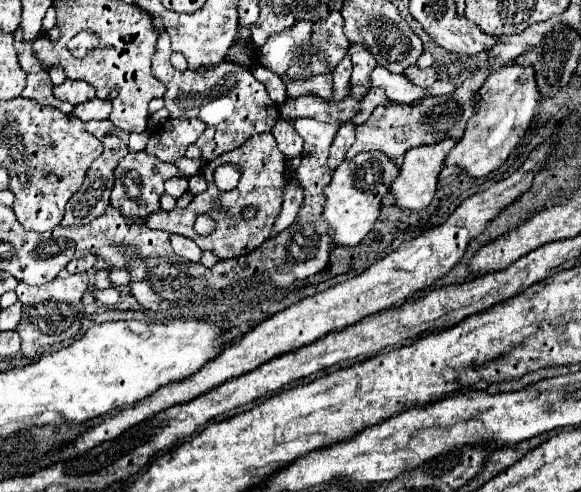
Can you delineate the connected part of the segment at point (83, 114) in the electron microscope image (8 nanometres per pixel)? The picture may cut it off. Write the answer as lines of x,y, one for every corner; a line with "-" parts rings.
92,98
88,102
82,102
74,108
74,116
80,118
82,122
88,122
88,120
108,120
112,112
112,98

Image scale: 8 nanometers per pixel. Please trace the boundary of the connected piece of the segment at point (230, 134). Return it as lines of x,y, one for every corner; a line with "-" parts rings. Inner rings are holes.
162,32
156,44
156,54
152,56
152,74
166,86
164,102
170,118
198,118
208,126
196,142
196,146
202,150
204,162
210,162
216,156
242,146
256,134
270,132
280,118
278,104
270,100
264,84
258,82
250,70
240,68
238,64
222,62
216,68
204,68
204,72
180,72
170,64
170,54
170,38
166,32

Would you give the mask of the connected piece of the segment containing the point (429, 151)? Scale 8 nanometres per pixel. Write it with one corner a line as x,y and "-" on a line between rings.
444,138
442,142
416,146
416,148
410,148
406,152
404,164
400,168
400,174
390,186
390,190
396,196
396,204
400,208
404,208
404,210
422,210
422,208
426,208
432,202
434,192
436,192
436,184
438,184
438,174
440,174
440,170
444,166
444,158
454,148
454,144
456,144
456,140

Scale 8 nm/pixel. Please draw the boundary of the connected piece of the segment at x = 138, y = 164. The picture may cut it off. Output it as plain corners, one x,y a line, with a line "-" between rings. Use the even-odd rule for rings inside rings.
146,152
126,154
114,168
114,188
112,188
110,202
114,208
118,208
130,218
132,216
144,218
152,214
152,210
154,212
160,210
160,196
164,194
164,182
174,176
181,176
180,170
174,164
160,162
154,156
148,156

